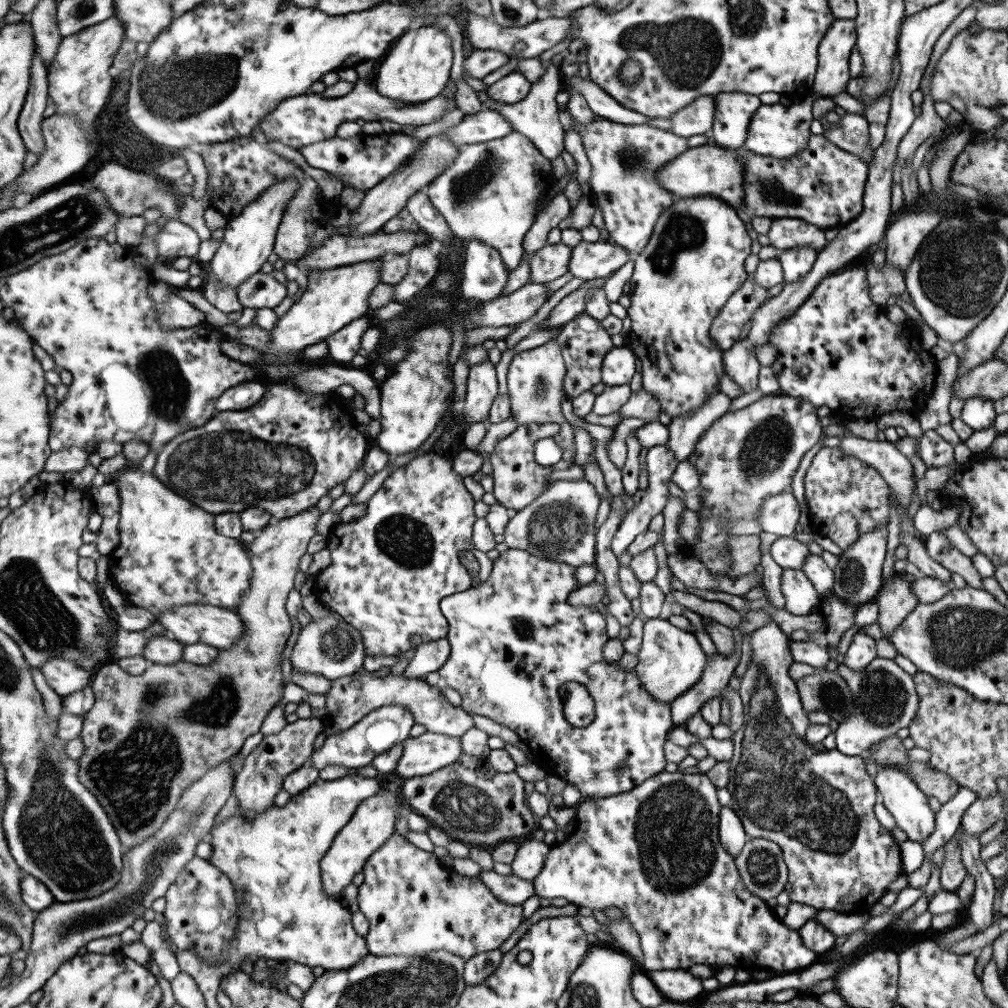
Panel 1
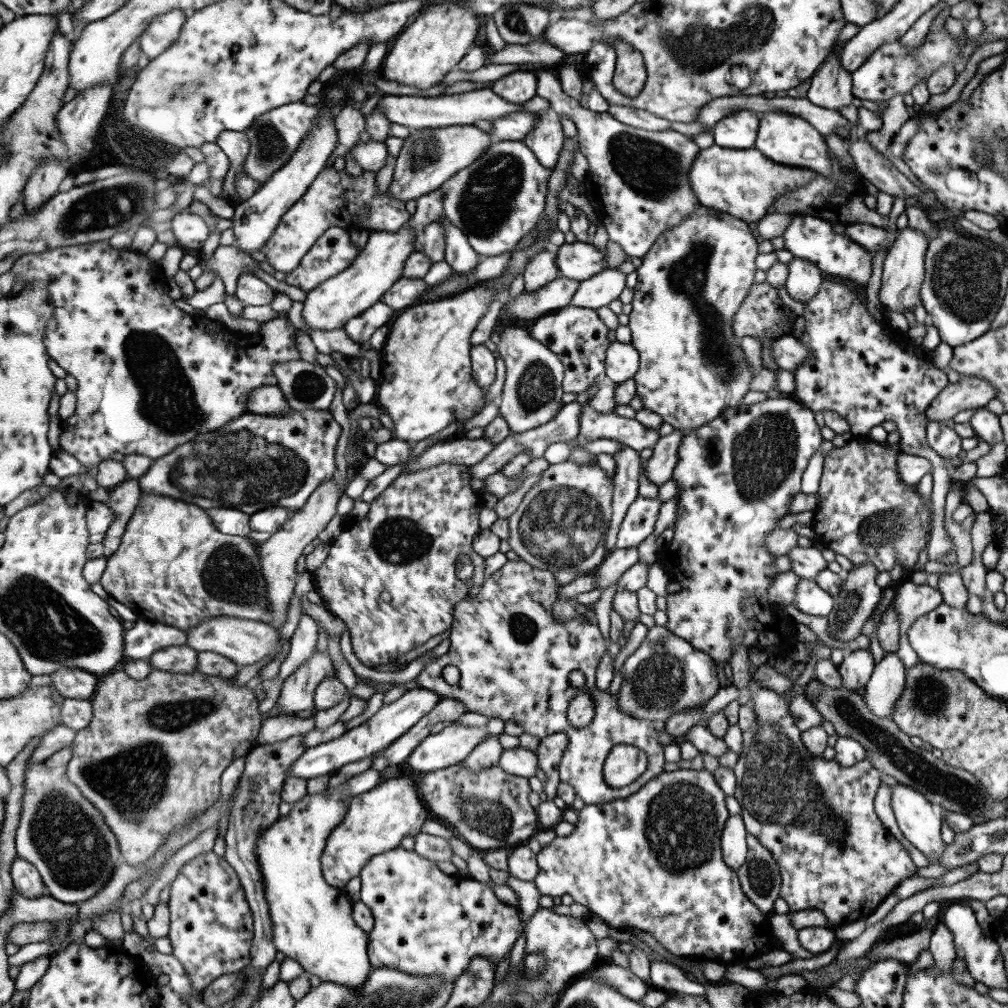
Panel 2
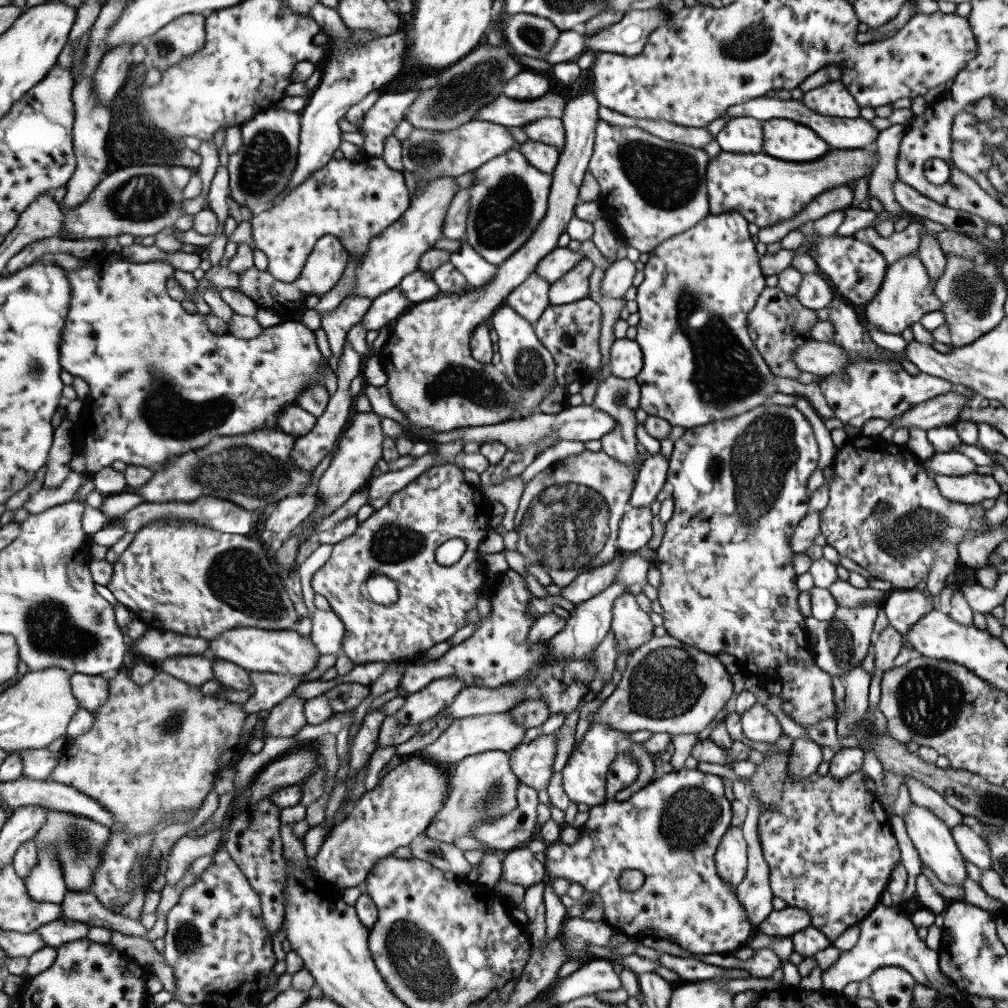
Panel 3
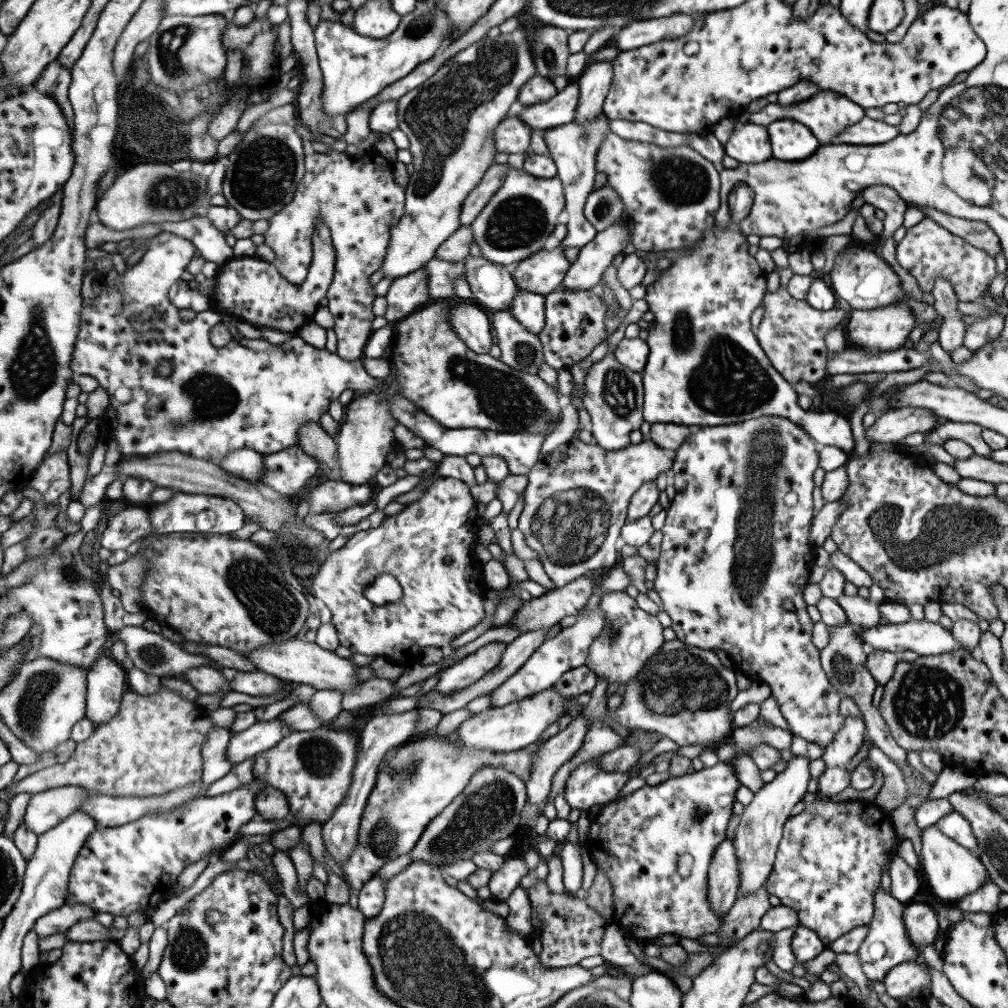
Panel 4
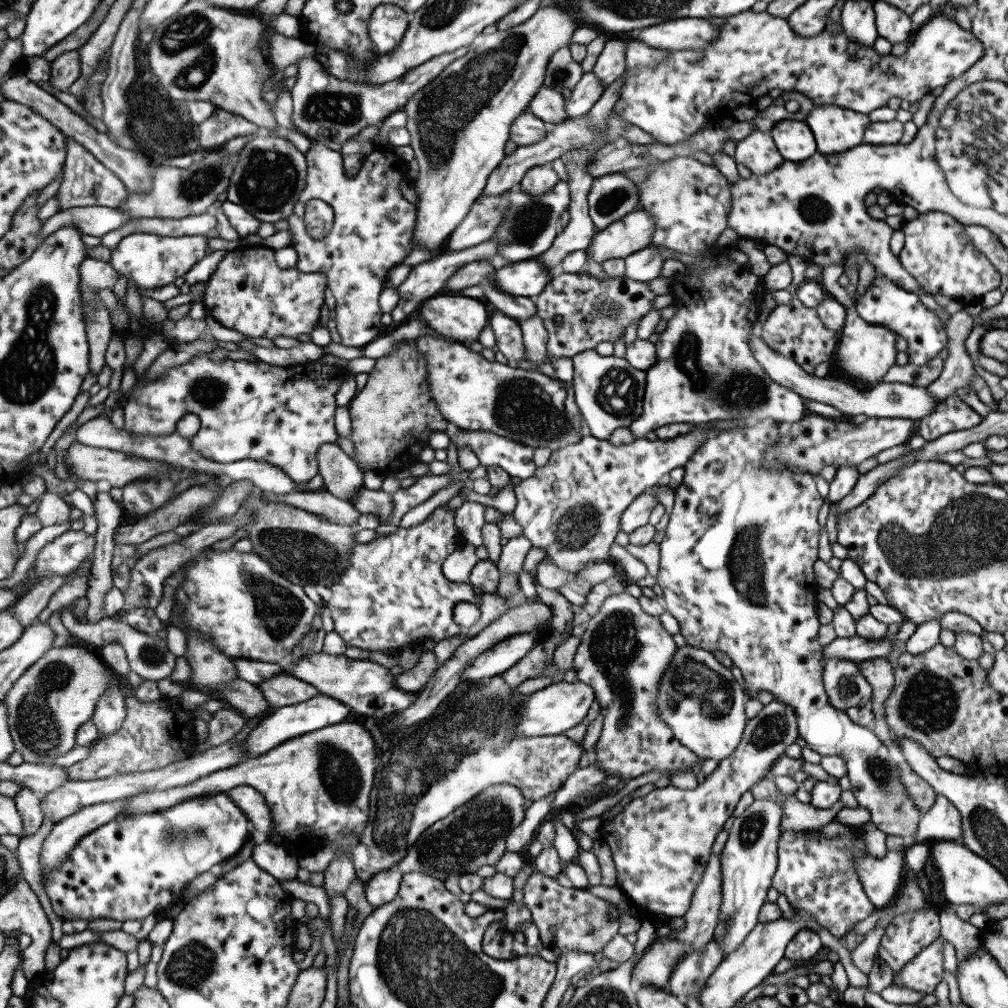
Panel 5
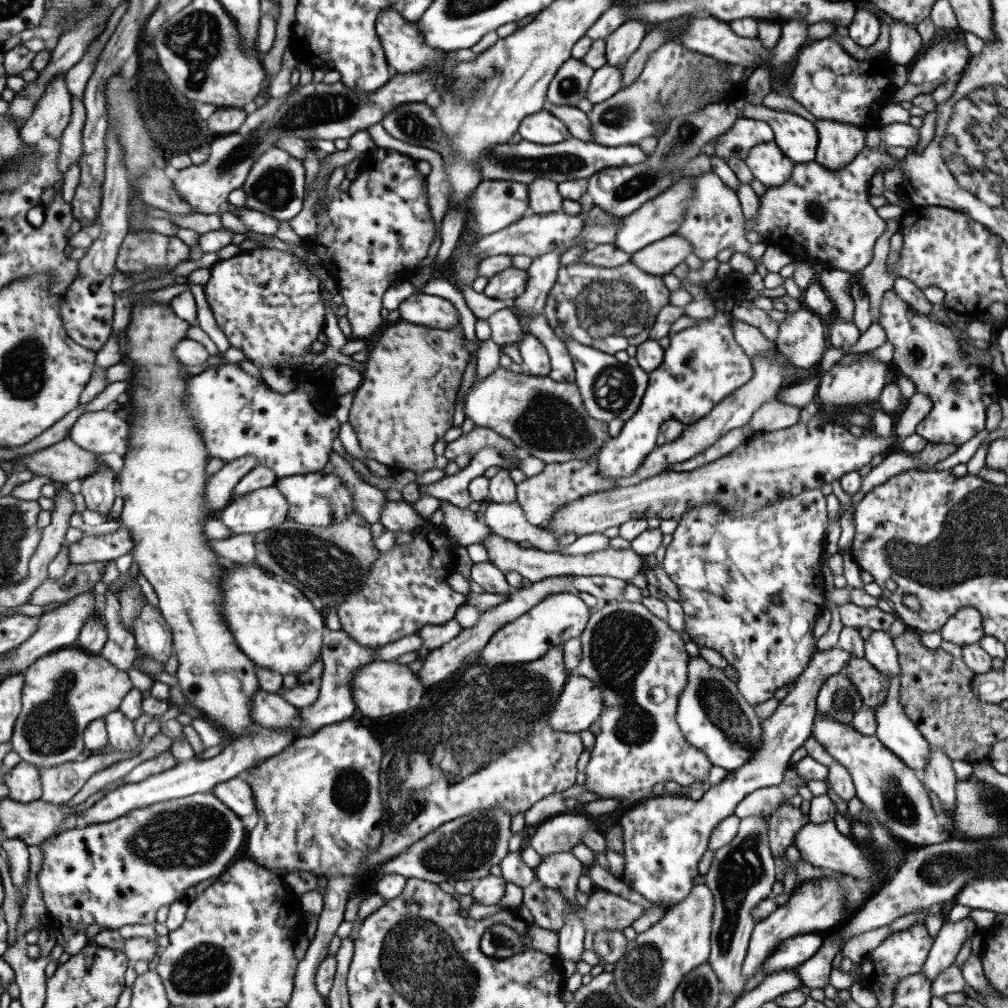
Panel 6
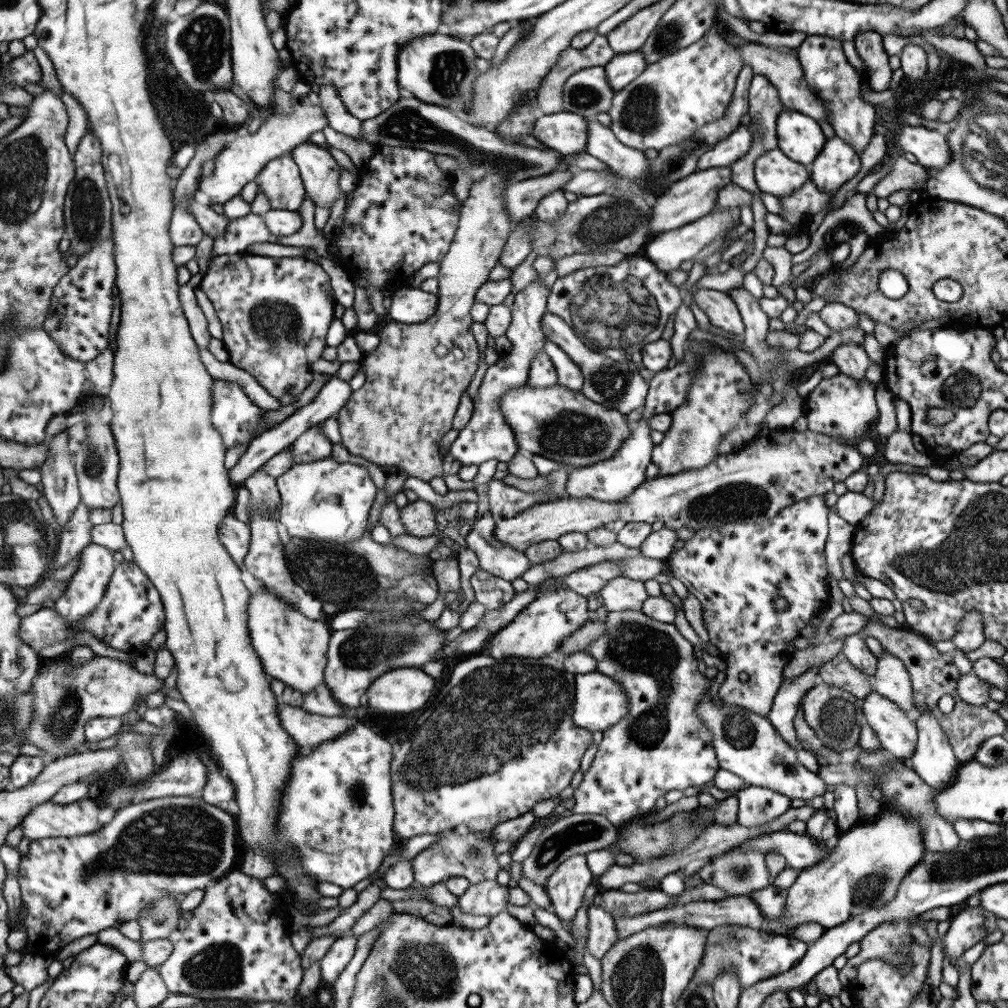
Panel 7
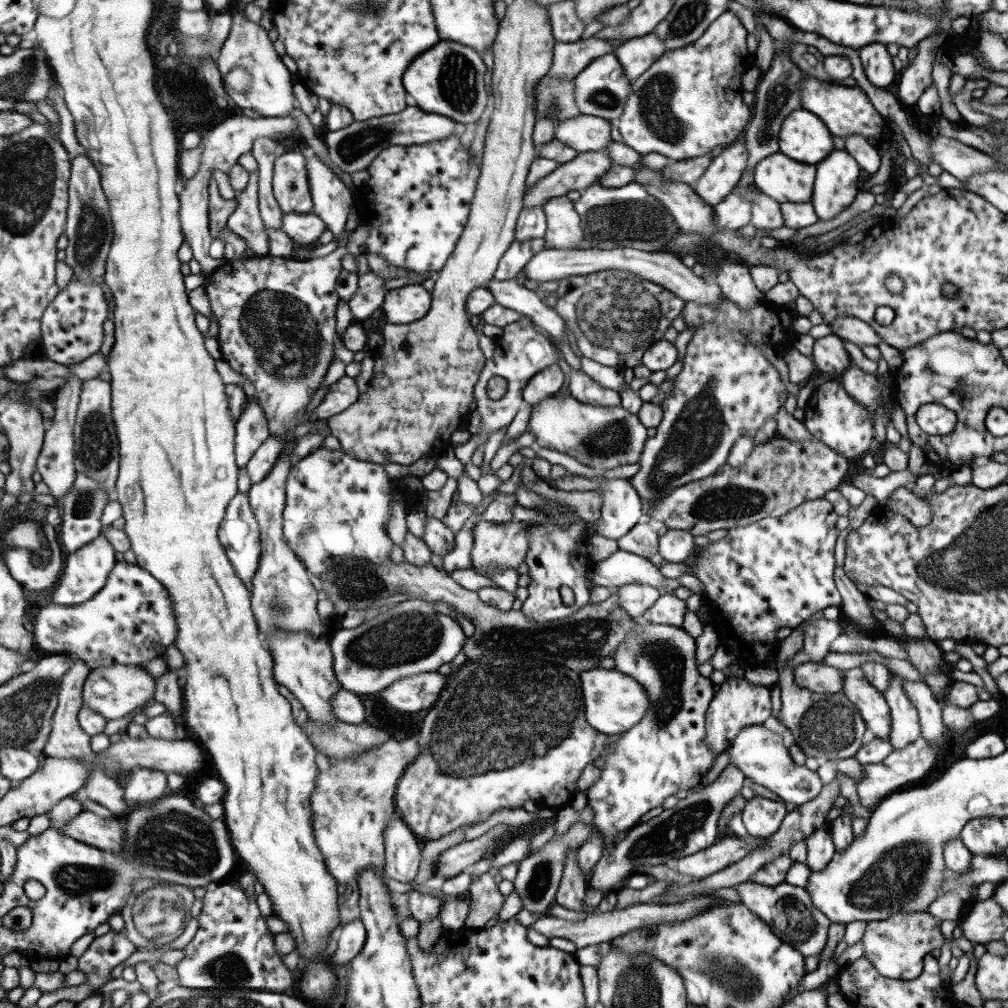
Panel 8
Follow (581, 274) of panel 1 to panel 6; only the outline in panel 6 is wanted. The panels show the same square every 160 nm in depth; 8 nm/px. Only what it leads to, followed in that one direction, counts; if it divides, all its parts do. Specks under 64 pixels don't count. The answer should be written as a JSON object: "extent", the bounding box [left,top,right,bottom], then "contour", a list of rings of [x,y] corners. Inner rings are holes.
{"extent":[482,266,527,300],"contour":[[[511,266],[494,274],[485,283],[482,293],[495,300],[512,300],[524,291],[526,280],[527,273],[525,270],[519,270]]]}

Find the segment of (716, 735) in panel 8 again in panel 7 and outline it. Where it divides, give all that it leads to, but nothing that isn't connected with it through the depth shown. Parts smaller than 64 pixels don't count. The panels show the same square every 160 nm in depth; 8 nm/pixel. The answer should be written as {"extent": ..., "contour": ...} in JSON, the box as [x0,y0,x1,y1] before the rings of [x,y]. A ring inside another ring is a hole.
{"extent":[667,496,829,717],"contour":[[[811,496],[810,498],[795,502],[795,505],[787,506],[779,510],[769,520],[763,520],[761,523],[726,523],[719,527],[707,527],[697,529],[694,531],[694,536],[685,540],[683,547],[674,550],[670,557],[667,558],[668,572],[673,577],[680,580],[685,586],[687,592],[694,598],[697,598],[699,606],[701,606],[702,617],[708,632],[708,641],[717,648],[721,658],[724,660],[727,668],[725,671],[725,679],[719,686],[716,692],[714,704],[726,704],[726,706],[740,706],[745,710],[749,710],[755,714],[765,717],[770,711],[773,697],[777,692],[778,686],[782,681],[782,674],[784,666],[789,662],[789,659],[796,651],[793,649],[793,640],[801,636],[799,630],[803,628],[810,620],[810,618],[819,610],[824,610],[828,603],[828,570],[825,562],[824,544],[828,534],[827,528],[827,514],[829,510],[825,506],[822,496]],[[781,597],[787,602],[787,608],[777,610],[773,608],[771,601],[775,598]]]}

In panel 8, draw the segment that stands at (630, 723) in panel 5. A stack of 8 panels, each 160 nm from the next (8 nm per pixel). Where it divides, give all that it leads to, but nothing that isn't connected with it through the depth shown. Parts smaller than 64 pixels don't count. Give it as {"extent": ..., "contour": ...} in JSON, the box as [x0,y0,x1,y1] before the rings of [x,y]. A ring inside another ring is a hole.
{"extent":[584,618,717,848],"contour":[[[633,618],[636,626],[612,656],[616,671],[632,676],[646,690],[650,705],[643,718],[619,734],[615,751],[607,755],[599,780],[584,790],[586,804],[592,808],[592,826],[604,836],[603,848],[612,846],[617,832],[628,831],[651,808],[661,806],[677,790],[689,791],[711,768],[717,752],[707,748],[704,718],[712,699],[712,682],[697,672],[695,638],[683,628],[651,624]]]}

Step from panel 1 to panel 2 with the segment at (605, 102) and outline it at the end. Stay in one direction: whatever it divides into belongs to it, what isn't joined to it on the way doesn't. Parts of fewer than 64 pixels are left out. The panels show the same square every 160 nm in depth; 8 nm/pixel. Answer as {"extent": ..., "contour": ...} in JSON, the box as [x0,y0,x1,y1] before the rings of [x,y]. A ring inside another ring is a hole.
{"extent":[606,104,670,132],"contour":[[[608,104],[606,113],[614,120],[617,120],[617,122],[633,128],[648,130],[649,132],[659,132],[660,130],[670,129],[669,121],[658,118],[651,114],[651,112],[645,110]]]}

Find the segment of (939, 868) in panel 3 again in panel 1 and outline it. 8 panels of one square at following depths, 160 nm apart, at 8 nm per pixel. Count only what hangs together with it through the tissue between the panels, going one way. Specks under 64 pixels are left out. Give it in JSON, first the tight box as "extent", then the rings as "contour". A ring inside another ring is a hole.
{"extent":[872,766,935,845],"contour":[[[892,766],[877,767],[876,775],[872,781],[875,783],[880,803],[894,818],[893,824],[906,834],[907,839],[921,845],[932,833],[935,820],[934,812],[931,811],[923,792],[917,788],[917,785],[904,770]]]}

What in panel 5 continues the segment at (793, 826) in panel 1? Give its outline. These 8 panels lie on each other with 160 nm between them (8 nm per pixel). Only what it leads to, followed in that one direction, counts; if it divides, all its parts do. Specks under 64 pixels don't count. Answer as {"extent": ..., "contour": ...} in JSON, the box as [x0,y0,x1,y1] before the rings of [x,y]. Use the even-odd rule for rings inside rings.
{"extent":[771,826,876,939],"contour":[[[852,826],[853,833],[846,836],[829,838],[817,833],[819,828],[814,830],[787,830],[781,832],[776,846],[777,864],[775,872],[771,877],[771,887],[775,888],[779,894],[785,896],[788,904],[797,910],[807,912],[819,926],[822,926],[831,936],[840,939],[847,935],[851,927],[864,921],[869,915],[875,915],[876,908],[864,893],[862,884],[855,874],[854,858],[866,852],[864,842],[858,833],[858,827]],[[803,831],[815,831],[817,837],[805,839]]]}

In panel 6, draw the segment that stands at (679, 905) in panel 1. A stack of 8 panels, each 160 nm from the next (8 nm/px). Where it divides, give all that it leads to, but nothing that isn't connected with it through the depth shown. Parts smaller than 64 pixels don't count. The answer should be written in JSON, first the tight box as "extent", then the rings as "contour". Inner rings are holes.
{"extent":[619,646,853,908],"contour":[[[837,646],[831,650],[816,650],[807,666],[779,701],[775,712],[767,719],[760,720],[761,739],[752,750],[754,755],[734,772],[728,772],[719,783],[706,785],[699,800],[679,795],[651,795],[619,814],[622,830],[622,853],[625,864],[621,880],[635,892],[653,904],[667,905],[668,908],[683,900],[693,886],[693,876],[699,876],[697,862],[707,850],[711,829],[727,816],[733,815],[737,803],[754,790],[768,786],[780,786],[783,771],[790,762],[790,756],[810,736],[813,716],[816,714],[815,699],[823,681],[843,668],[853,656]]]}

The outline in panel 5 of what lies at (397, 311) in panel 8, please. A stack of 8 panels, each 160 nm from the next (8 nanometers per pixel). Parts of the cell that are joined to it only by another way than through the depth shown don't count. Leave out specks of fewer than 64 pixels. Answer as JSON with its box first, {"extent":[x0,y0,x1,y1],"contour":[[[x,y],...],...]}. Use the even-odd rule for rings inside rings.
{"extent":[416,294,490,341],"contour":[[[437,294],[422,302],[416,317],[453,341],[477,341],[490,309],[481,300],[456,294]]]}

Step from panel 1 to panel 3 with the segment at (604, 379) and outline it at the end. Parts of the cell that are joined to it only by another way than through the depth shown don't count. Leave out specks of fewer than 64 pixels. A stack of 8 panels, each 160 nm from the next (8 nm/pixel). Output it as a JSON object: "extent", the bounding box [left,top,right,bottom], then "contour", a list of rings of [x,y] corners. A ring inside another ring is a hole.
{"extent":[610,339,642,378],"contour":[[[615,339],[610,348],[610,373],[621,378],[631,378],[641,367],[642,352],[639,345],[633,339]]]}

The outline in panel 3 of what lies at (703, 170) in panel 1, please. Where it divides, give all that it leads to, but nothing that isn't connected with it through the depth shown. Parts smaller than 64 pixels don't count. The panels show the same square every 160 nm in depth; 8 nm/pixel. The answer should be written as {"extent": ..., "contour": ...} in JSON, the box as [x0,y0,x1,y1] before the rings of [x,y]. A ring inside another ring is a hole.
{"extent":[706,149,878,228],"contour":[[[835,149],[809,162],[785,162],[763,152],[735,154],[721,150],[708,160],[706,187],[709,214],[737,211],[758,228],[773,226],[793,218],[808,202],[830,188],[853,186],[859,178],[870,174],[878,157],[863,149]]]}

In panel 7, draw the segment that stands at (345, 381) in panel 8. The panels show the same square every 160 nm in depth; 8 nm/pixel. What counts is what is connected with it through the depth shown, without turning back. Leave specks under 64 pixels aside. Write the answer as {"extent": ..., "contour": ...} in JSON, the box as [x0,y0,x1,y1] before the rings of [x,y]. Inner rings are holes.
{"extent":[229,374,354,487],"contour":[[[335,374],[329,377],[325,386],[320,390],[320,393],[307,406],[301,407],[293,416],[290,416],[281,424],[274,426],[251,440],[247,448],[247,453],[242,455],[239,460],[239,465],[229,470],[231,484],[236,487],[243,486],[253,476],[253,473],[257,473],[275,455],[279,455],[288,446],[292,446],[305,432],[325,422],[325,420],[329,420],[331,416],[337,416],[340,410],[350,401],[353,393],[354,391],[351,390],[349,382],[343,380],[339,375]]]}

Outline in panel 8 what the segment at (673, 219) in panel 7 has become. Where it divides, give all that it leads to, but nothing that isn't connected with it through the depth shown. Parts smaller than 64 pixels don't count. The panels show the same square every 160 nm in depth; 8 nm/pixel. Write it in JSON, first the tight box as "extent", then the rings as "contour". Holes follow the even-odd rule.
{"extent":[691,131,748,206],"contour":[[[745,131],[743,137],[739,137],[736,141],[728,144],[713,160],[708,164],[708,167],[703,171],[703,174],[691,185],[691,188],[702,198],[703,202],[713,206],[724,196],[732,192],[735,184],[744,170],[746,170],[746,162],[748,157],[747,149],[745,148]]]}

